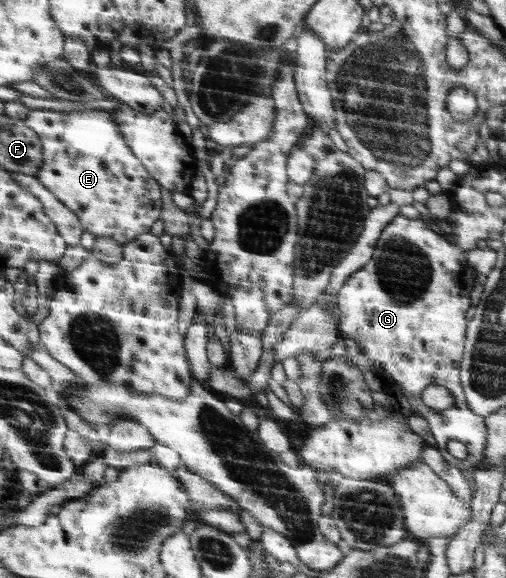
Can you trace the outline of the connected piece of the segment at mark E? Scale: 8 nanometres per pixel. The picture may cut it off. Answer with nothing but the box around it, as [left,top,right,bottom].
[23,109,162,246]

